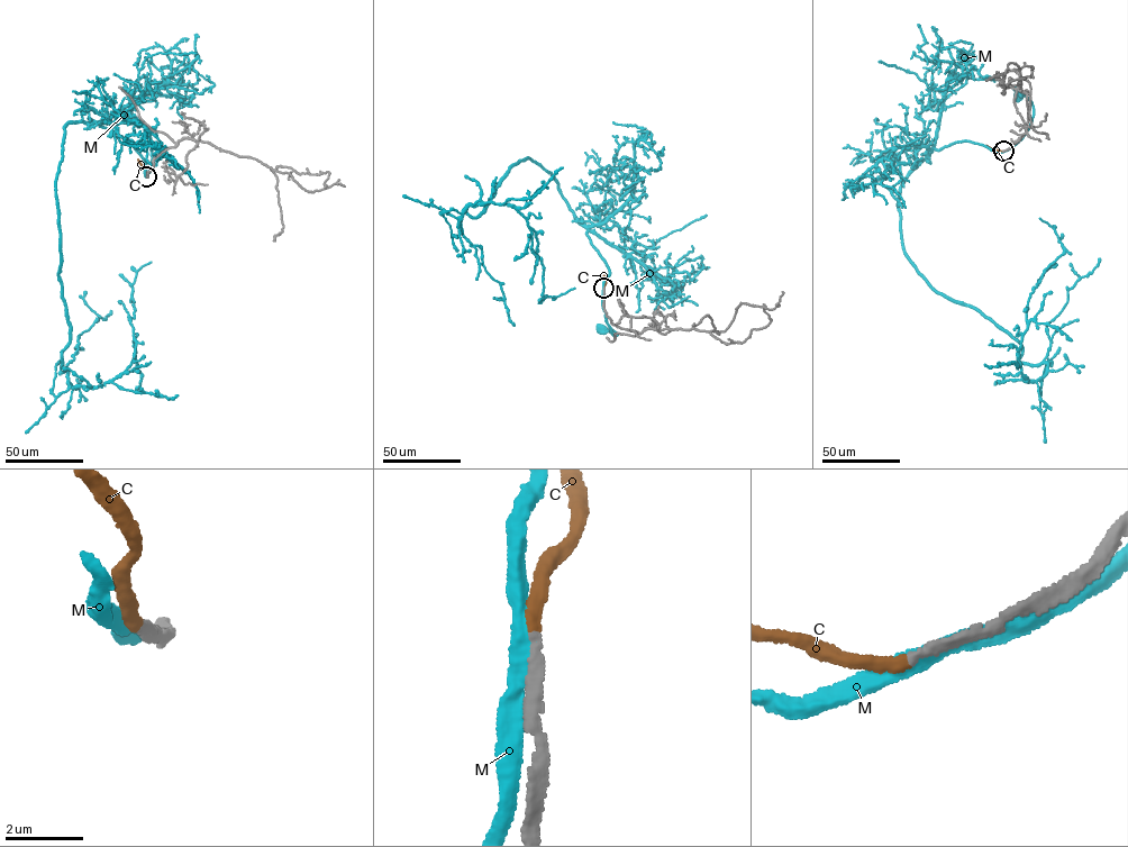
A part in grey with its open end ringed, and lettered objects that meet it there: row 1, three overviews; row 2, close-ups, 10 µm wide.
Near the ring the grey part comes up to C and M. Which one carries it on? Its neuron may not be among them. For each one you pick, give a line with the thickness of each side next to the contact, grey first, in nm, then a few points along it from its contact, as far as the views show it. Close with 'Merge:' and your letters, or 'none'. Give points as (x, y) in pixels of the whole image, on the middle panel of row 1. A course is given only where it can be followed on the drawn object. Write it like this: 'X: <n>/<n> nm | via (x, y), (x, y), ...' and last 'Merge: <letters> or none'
C: 240/300 nm
Merge: C

